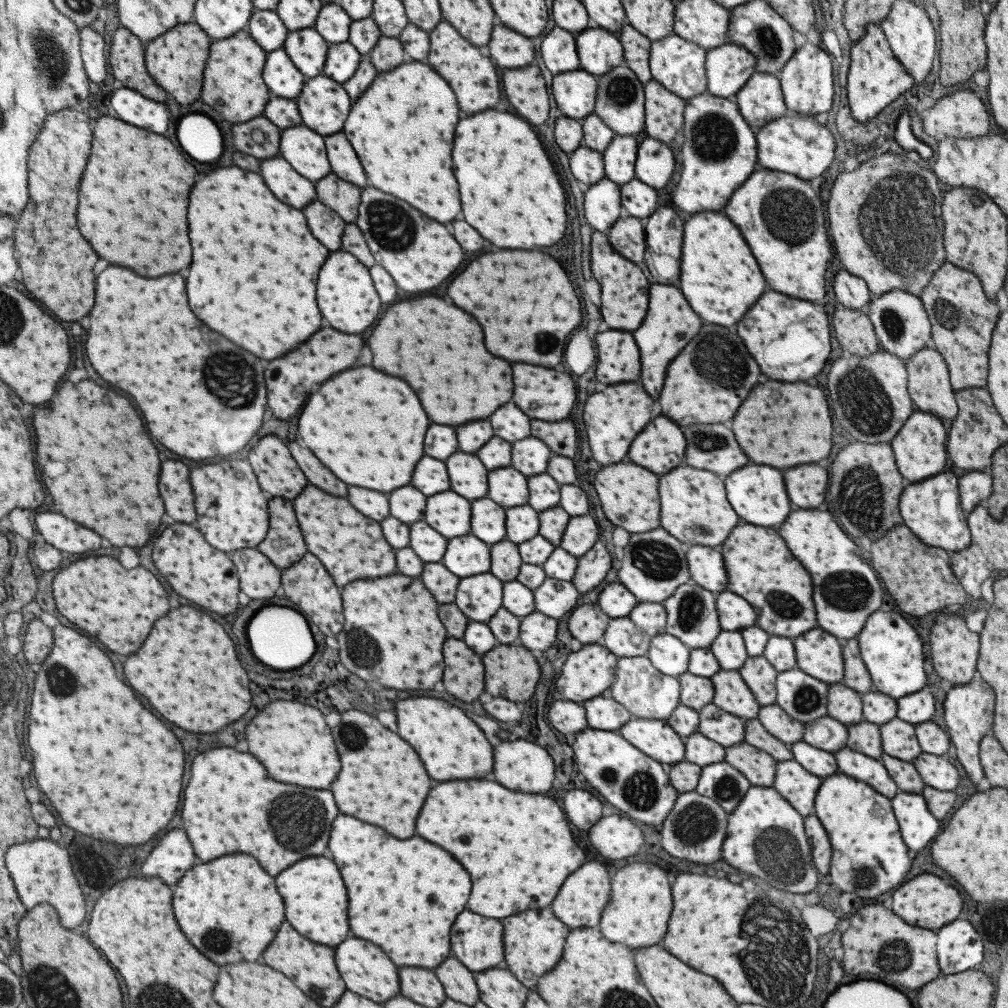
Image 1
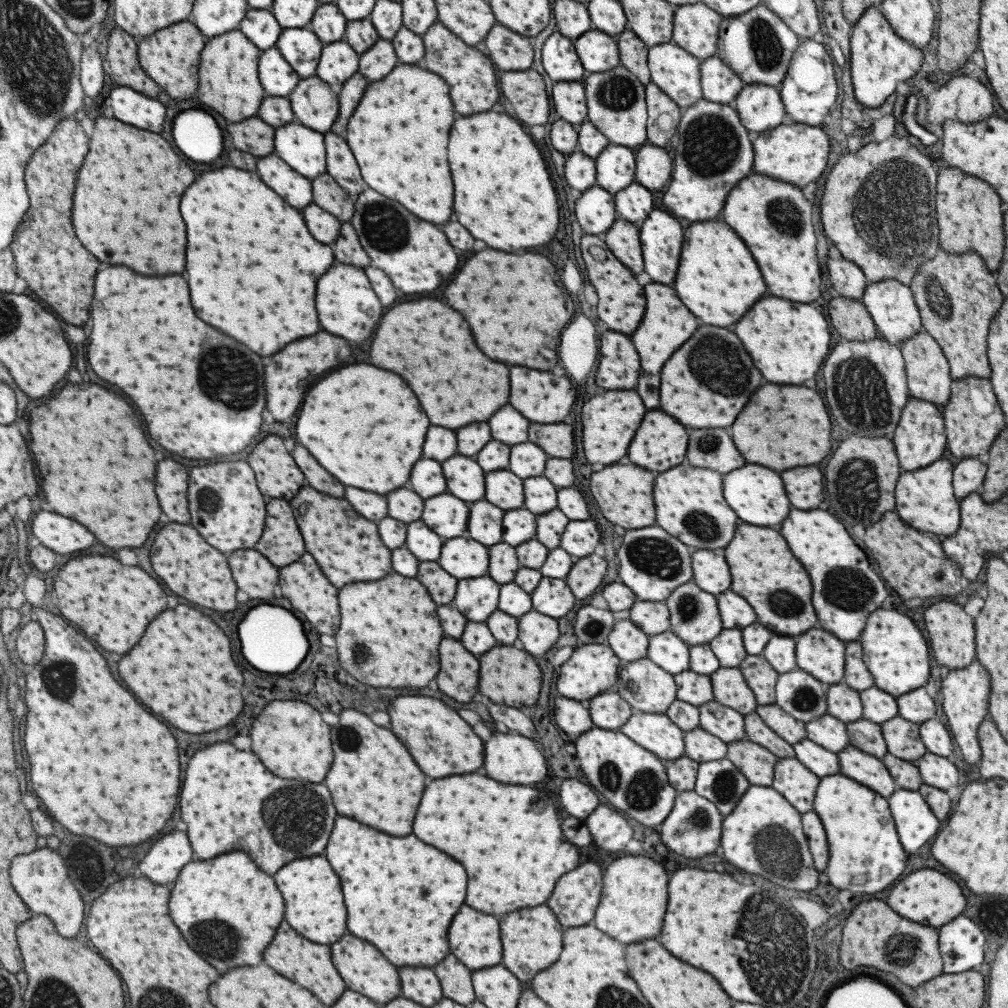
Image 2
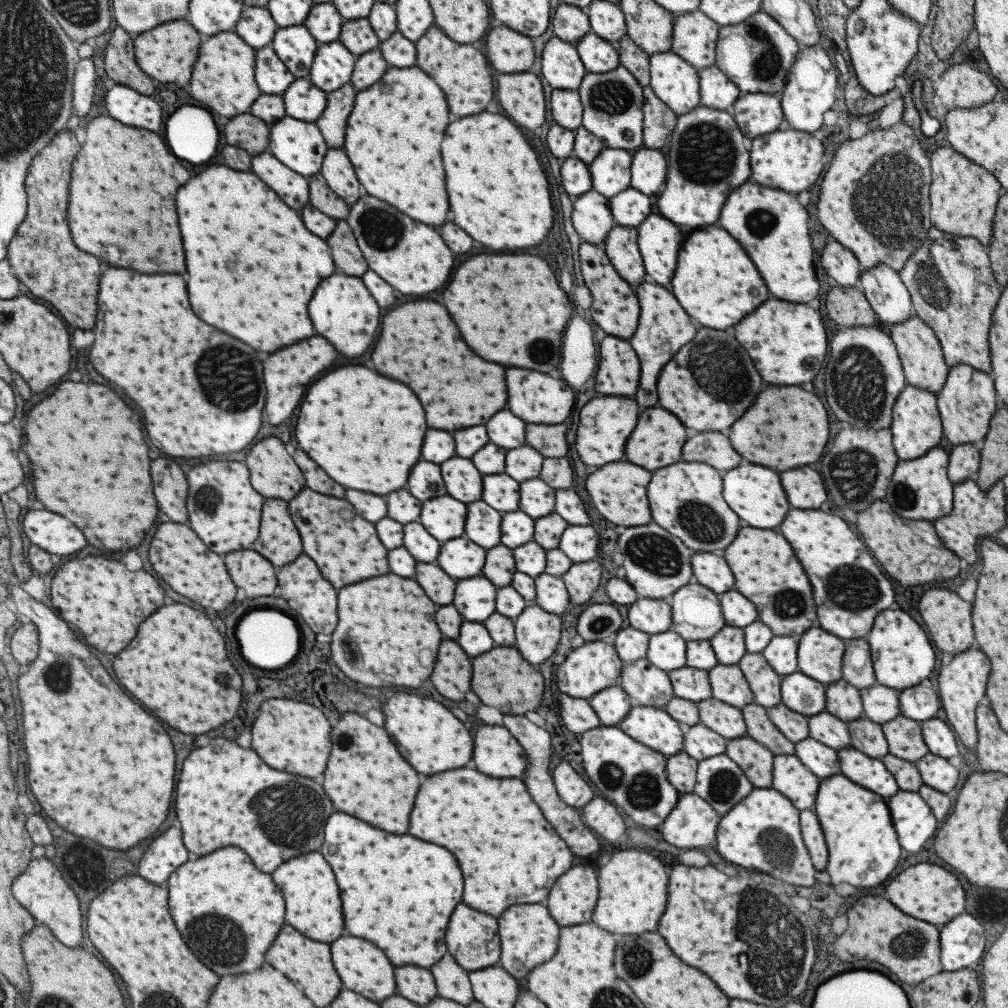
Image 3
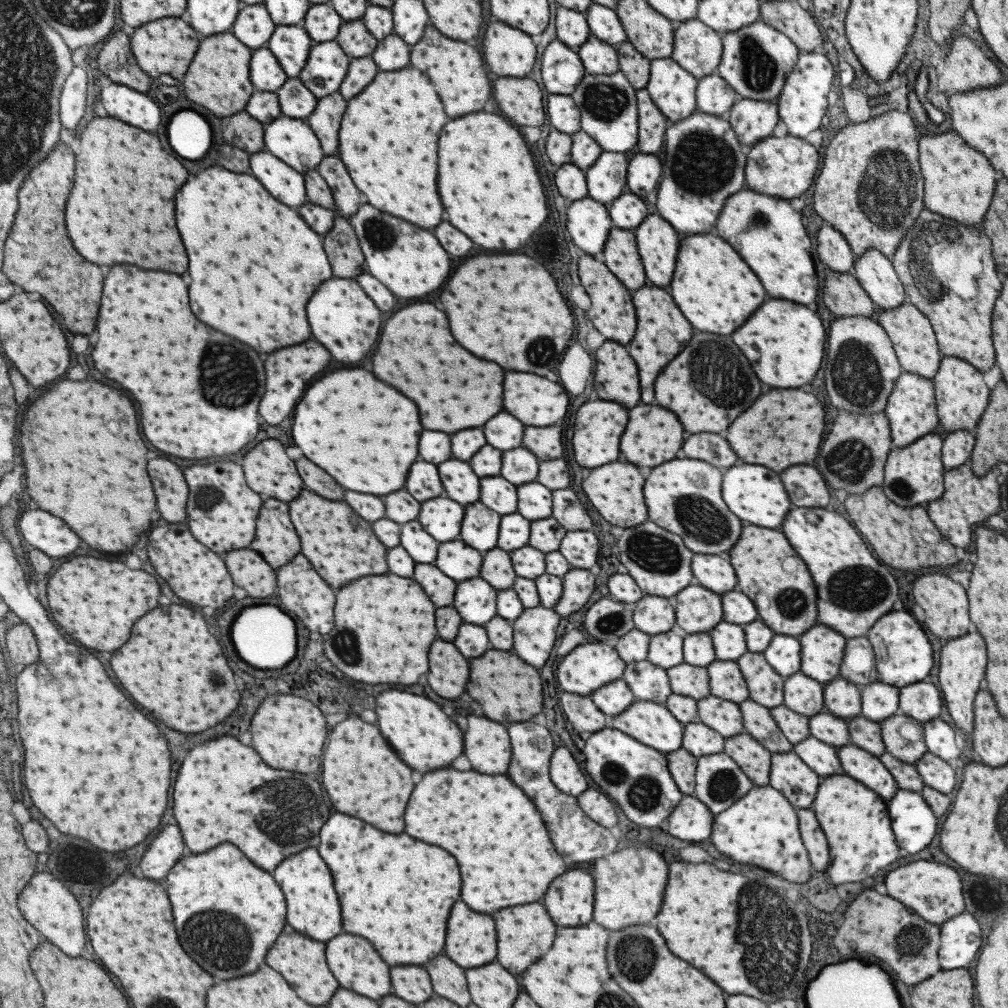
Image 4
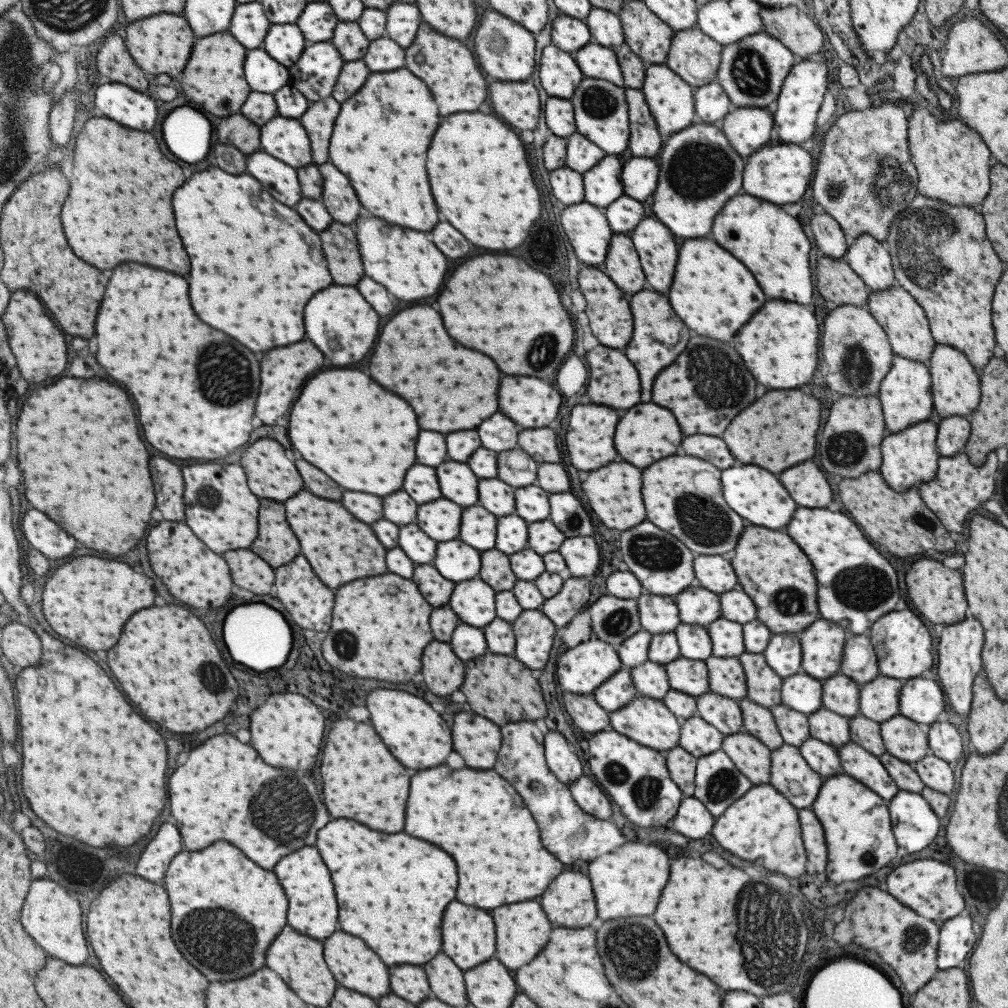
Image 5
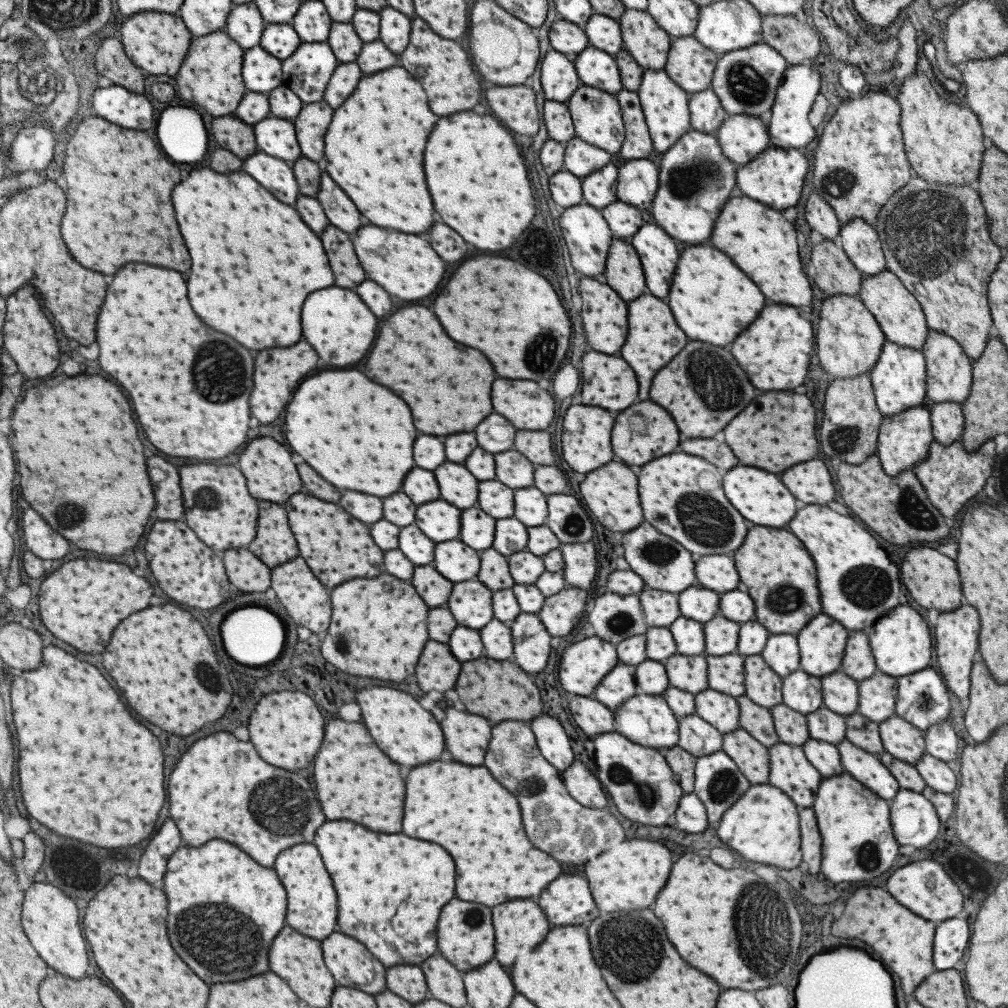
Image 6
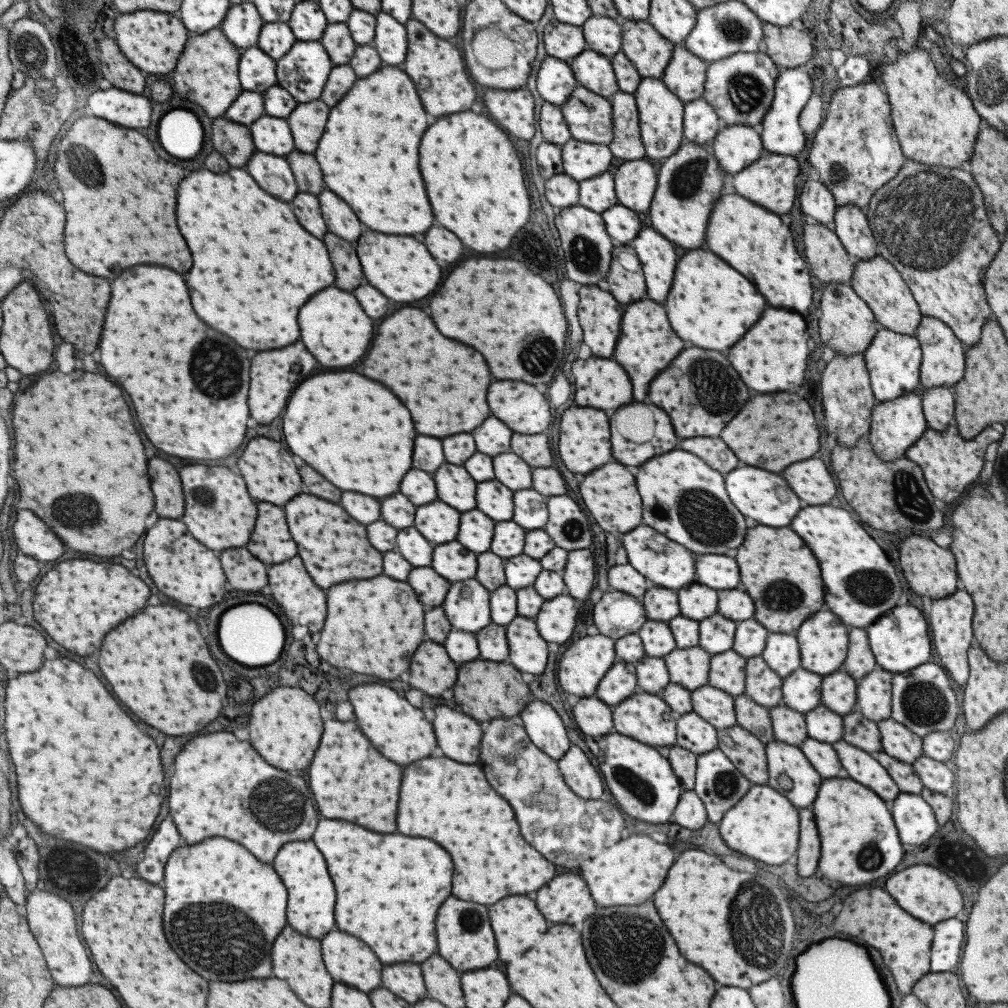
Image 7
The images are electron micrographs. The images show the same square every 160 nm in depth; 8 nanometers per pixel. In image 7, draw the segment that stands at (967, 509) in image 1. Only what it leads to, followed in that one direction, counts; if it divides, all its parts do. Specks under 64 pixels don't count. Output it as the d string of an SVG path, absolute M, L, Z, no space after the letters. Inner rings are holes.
M945 386L920 389L922 413L926 426L937 432L943 432L954 422L954 394Z

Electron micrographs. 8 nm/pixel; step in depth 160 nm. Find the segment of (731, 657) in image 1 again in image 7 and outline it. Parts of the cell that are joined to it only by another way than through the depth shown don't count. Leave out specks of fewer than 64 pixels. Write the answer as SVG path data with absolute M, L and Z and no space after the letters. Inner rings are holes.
M719 613L698 621L698 647L711 656L732 648L735 621L726 619Z

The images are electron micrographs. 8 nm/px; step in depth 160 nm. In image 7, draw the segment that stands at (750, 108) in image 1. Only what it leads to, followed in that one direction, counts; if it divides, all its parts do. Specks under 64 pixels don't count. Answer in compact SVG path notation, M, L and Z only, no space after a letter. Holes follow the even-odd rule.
M746 124L722 126L708 147L722 171L731 175L765 153L759 134Z

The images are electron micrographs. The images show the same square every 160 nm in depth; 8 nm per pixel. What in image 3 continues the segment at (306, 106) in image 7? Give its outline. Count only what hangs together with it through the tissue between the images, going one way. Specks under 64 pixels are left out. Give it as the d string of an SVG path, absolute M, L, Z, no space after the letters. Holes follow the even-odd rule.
M347 81L341 88L326 93L325 108L318 116L315 124L320 130L327 148L343 144L345 120L347 120L347 116L351 112L355 92L353 85Z

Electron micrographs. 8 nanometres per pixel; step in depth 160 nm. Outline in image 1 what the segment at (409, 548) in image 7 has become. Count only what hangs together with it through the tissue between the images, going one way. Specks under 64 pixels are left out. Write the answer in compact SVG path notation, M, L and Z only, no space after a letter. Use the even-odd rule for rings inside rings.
M415 522L409 526L409 548L423 562L439 562L443 558L447 539L433 532L425 522Z

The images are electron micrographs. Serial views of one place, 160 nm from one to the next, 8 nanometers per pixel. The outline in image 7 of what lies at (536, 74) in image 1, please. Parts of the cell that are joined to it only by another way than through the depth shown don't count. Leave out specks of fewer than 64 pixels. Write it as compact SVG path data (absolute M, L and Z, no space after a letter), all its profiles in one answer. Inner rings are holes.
M487 90L483 104L491 118L517 138L531 138L533 124L533 97L528 90Z

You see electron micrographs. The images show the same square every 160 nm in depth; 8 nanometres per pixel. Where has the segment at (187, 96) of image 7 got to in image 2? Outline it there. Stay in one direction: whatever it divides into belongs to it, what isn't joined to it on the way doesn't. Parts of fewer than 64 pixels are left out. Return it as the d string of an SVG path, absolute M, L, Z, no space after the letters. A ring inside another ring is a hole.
M233 29L217 38L211 38L201 50L199 60L199 88L197 98L221 114L229 122L245 120L257 114L257 108L263 100L263 90L257 80L257 63L259 50L250 40L245 40L240 30Z

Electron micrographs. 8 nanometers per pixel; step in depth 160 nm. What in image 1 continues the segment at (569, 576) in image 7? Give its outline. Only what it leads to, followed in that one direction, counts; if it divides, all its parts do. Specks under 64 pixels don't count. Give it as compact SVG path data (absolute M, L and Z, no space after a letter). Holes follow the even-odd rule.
M589 516L570 517L565 525L563 535L558 546L571 556L579 558L584 555L597 540L597 524Z

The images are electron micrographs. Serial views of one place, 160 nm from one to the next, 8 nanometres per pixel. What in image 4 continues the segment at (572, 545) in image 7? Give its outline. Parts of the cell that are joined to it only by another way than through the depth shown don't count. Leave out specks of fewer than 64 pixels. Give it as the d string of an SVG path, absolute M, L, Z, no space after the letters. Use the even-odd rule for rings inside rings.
M557 490L552 494L551 517L557 521L564 530L581 531L591 526L591 518L585 514L581 502L577 500L575 492L571 490Z

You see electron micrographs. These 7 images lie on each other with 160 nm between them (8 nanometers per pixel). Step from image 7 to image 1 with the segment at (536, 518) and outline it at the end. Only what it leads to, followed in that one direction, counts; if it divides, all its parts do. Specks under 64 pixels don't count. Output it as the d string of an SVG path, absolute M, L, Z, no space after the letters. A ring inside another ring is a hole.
M547 473L526 477L527 505L537 513L556 507L560 497L559 483Z

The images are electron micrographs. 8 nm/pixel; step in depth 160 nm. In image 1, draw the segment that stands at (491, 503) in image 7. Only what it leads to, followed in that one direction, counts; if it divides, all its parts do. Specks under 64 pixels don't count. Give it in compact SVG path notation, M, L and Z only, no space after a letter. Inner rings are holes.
M495 468L487 474L487 498L503 508L527 503L526 476L513 468Z

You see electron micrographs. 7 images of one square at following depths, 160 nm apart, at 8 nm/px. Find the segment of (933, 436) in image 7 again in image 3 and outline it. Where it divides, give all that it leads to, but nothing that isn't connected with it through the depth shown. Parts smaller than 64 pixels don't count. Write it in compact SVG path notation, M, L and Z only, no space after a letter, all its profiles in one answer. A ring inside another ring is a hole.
M973 477L962 480L959 484L953 484L951 513L931 522L943 546L959 559L963 558L967 564L973 564L977 558L975 554L977 542L986 536L993 536L1003 526L1006 526L1004 490L1005 486L1000 480L987 490L981 490L973 481Z

